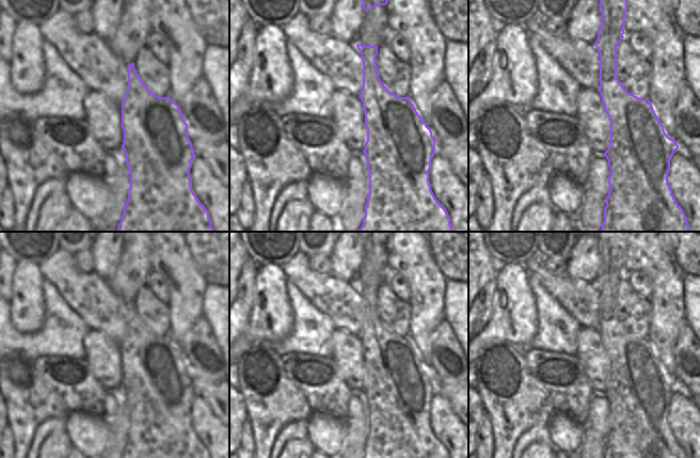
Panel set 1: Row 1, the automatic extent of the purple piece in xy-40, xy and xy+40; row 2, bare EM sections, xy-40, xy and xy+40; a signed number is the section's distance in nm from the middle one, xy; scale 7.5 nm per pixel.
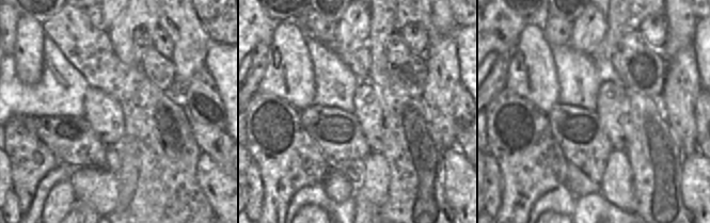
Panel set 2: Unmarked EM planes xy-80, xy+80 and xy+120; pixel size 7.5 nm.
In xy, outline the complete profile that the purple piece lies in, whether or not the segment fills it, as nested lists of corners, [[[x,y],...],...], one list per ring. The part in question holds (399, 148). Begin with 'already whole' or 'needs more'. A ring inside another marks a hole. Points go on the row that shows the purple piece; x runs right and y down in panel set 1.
already whole; [[[356,45],[363,60],[360,98],[365,111],[367,141],[363,153],[369,172],[369,194],[359,232],[452,232],[450,218],[435,199],[429,181],[435,139],[410,97],[398,97],[381,81],[376,58],[378,46]]]

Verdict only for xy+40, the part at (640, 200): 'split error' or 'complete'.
complete

